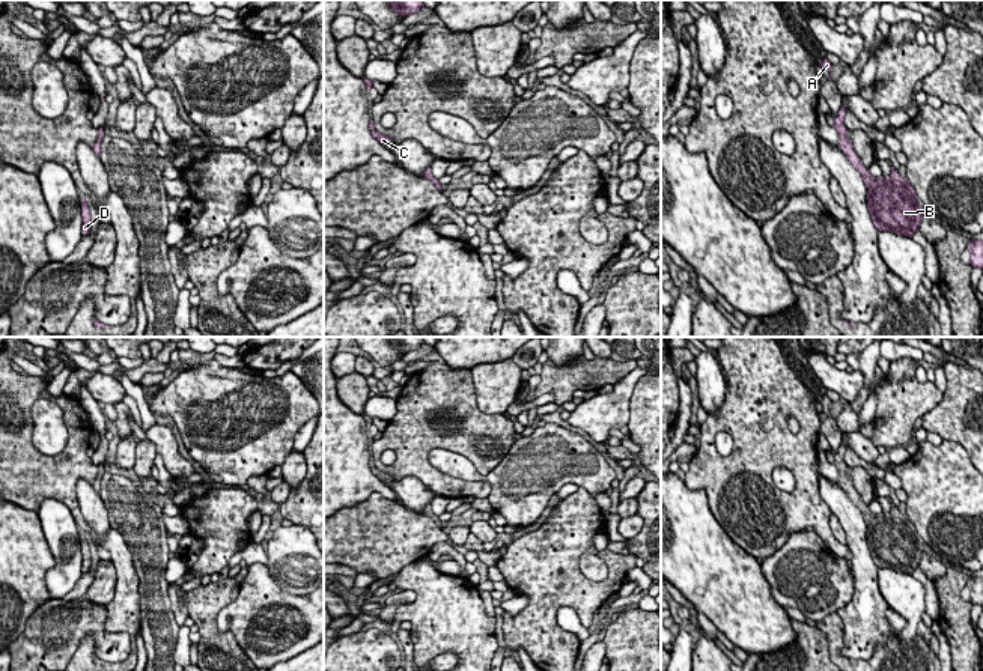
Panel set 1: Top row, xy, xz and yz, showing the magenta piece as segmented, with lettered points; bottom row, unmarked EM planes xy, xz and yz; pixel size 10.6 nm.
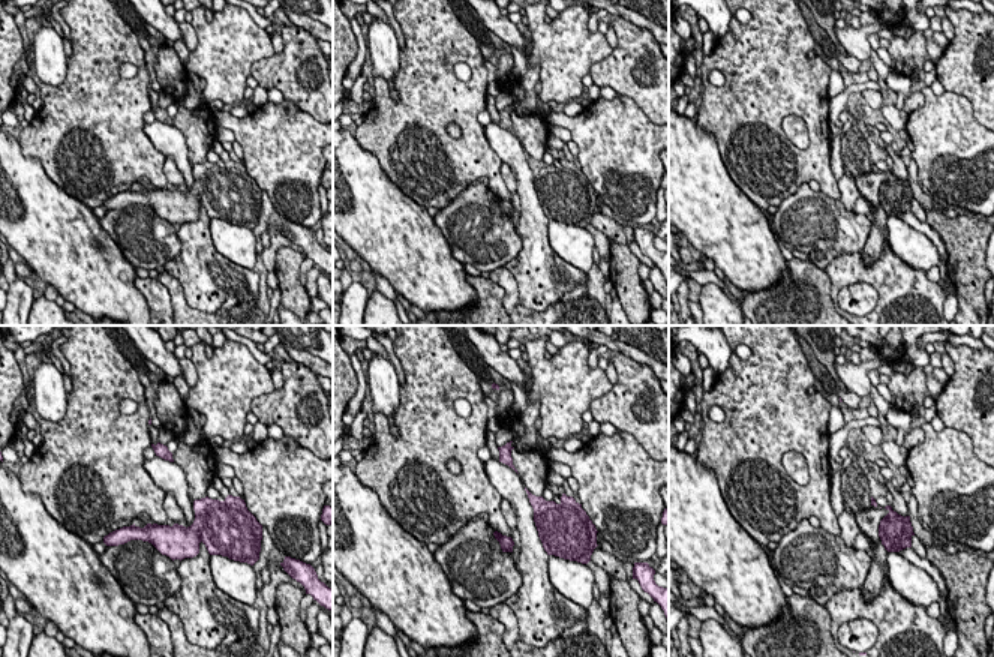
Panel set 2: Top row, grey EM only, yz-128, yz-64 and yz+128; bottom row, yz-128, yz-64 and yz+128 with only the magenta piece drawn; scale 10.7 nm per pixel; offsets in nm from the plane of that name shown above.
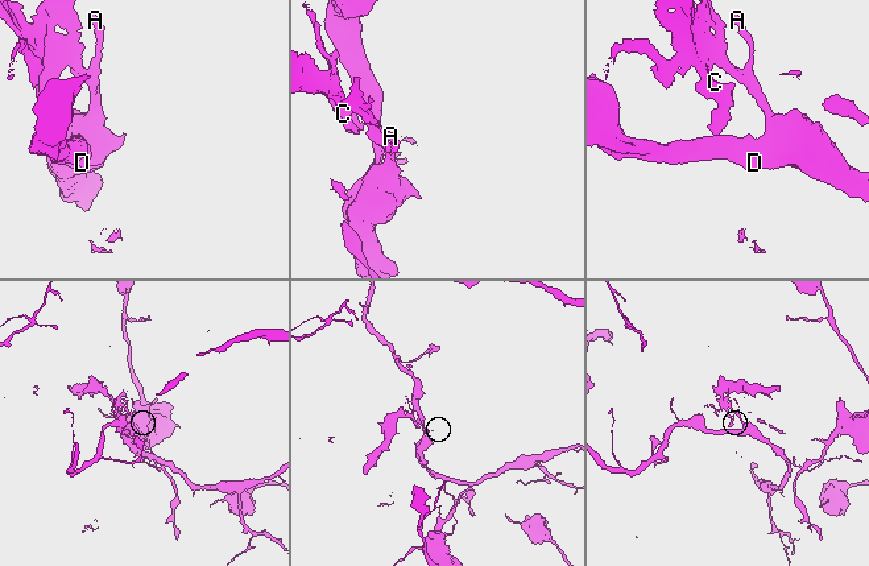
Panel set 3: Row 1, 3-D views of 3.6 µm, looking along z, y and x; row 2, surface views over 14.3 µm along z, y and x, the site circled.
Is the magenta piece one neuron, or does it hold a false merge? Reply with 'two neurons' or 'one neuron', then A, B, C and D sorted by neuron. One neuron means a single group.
two neurons | A C / B D

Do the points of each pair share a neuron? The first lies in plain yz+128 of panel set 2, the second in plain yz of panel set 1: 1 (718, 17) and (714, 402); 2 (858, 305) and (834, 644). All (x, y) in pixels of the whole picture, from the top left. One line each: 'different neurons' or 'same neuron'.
1: same neuron
2: different neurons

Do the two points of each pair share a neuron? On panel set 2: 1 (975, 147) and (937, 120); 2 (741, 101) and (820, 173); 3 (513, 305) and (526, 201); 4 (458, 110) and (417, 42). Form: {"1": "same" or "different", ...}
{"1": "same", "2": "same", "3": "different", "4": "same"}

